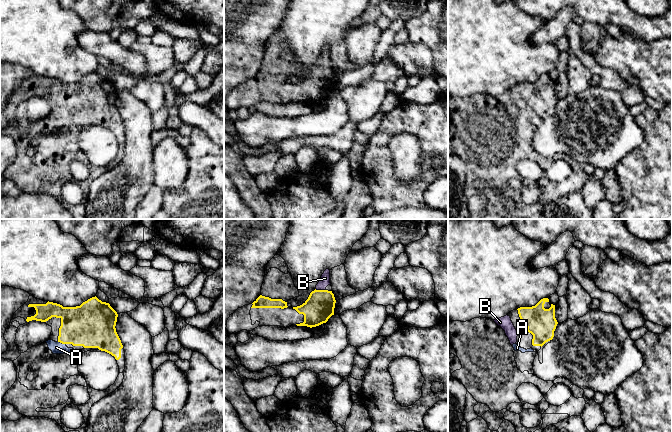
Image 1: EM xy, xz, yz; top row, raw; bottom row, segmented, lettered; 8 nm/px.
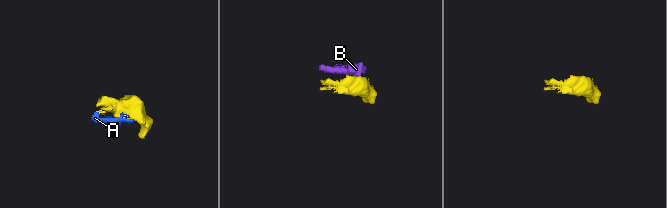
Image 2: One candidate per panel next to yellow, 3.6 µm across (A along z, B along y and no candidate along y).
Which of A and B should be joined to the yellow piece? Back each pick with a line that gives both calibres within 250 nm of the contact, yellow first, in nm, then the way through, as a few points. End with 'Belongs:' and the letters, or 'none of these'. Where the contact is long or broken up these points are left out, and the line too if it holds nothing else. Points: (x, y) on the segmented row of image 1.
A: Thickness 340 nm (yellow) against 100 nm
B: Thickness 240 nm (yellow) against 80 nm
Belongs: A, B

